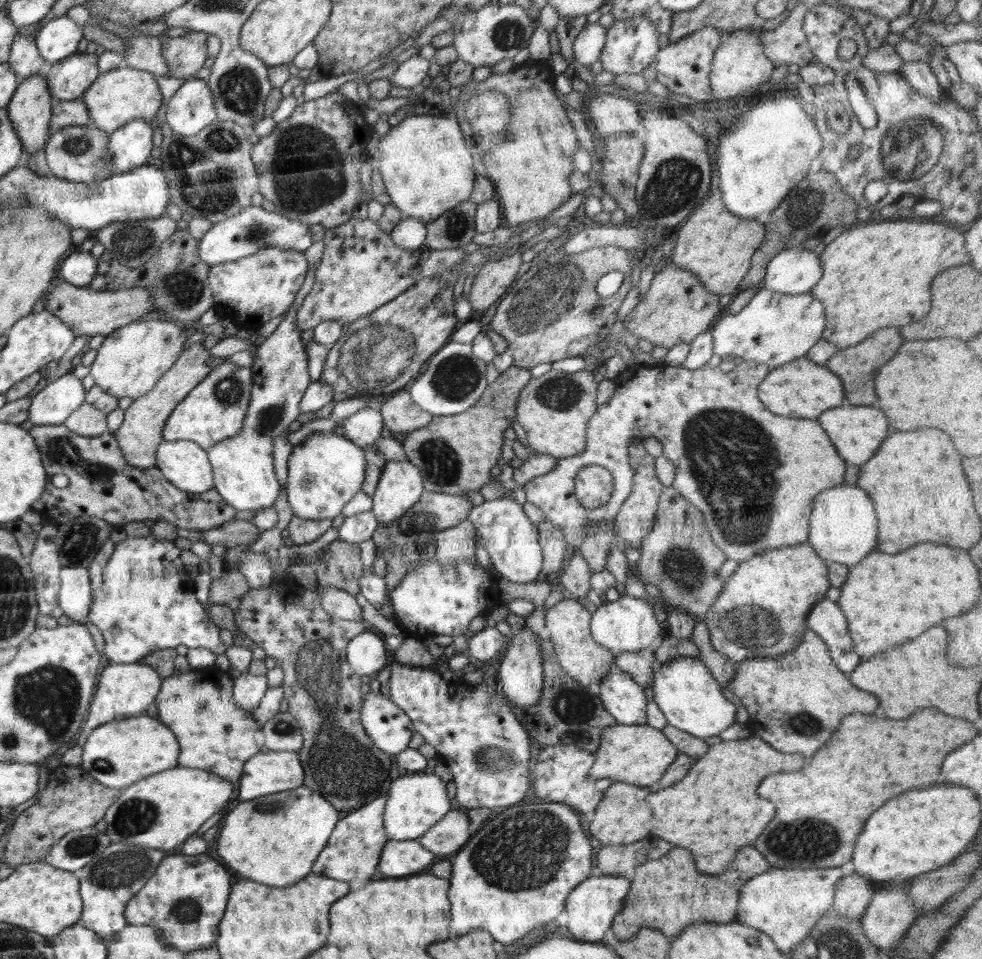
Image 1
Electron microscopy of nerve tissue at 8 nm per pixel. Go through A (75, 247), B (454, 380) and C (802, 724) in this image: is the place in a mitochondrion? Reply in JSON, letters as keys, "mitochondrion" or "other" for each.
{"A":"other","B":"mitochondrion","C":"mitochondrion"}

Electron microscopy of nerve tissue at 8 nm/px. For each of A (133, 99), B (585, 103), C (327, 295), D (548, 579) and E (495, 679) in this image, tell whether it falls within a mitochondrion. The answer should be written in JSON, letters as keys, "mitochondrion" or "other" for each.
{"A":"other","B":"other","C":"other","D":"other","E":"other"}

